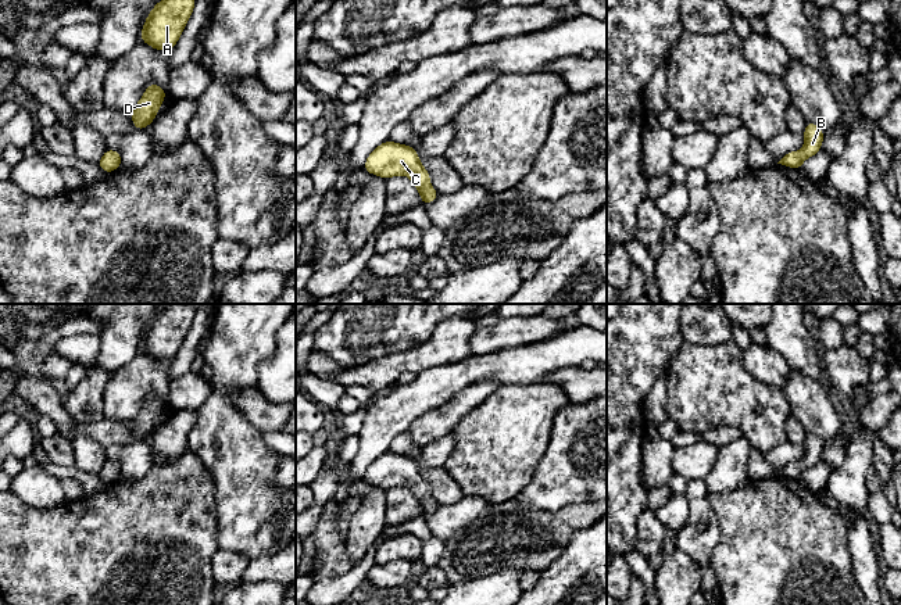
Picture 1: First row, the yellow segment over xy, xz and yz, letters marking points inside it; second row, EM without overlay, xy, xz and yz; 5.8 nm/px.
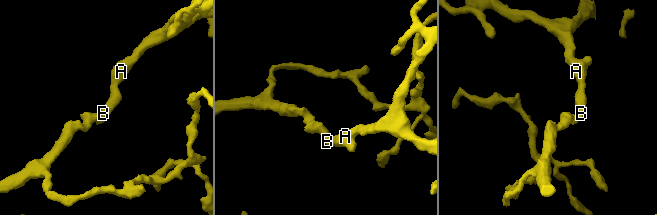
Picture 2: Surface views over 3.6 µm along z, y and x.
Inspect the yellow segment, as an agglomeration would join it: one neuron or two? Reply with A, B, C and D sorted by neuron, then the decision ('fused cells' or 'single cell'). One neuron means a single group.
A B C D | single cell

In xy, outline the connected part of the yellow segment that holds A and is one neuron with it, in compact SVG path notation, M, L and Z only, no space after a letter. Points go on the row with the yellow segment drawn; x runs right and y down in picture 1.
M161 0L150 11L140 40L161 51L174 49L180 37L196 0Z

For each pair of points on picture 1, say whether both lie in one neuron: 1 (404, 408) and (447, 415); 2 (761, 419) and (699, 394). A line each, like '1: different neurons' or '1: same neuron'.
1: different neurons
2: same neuron

